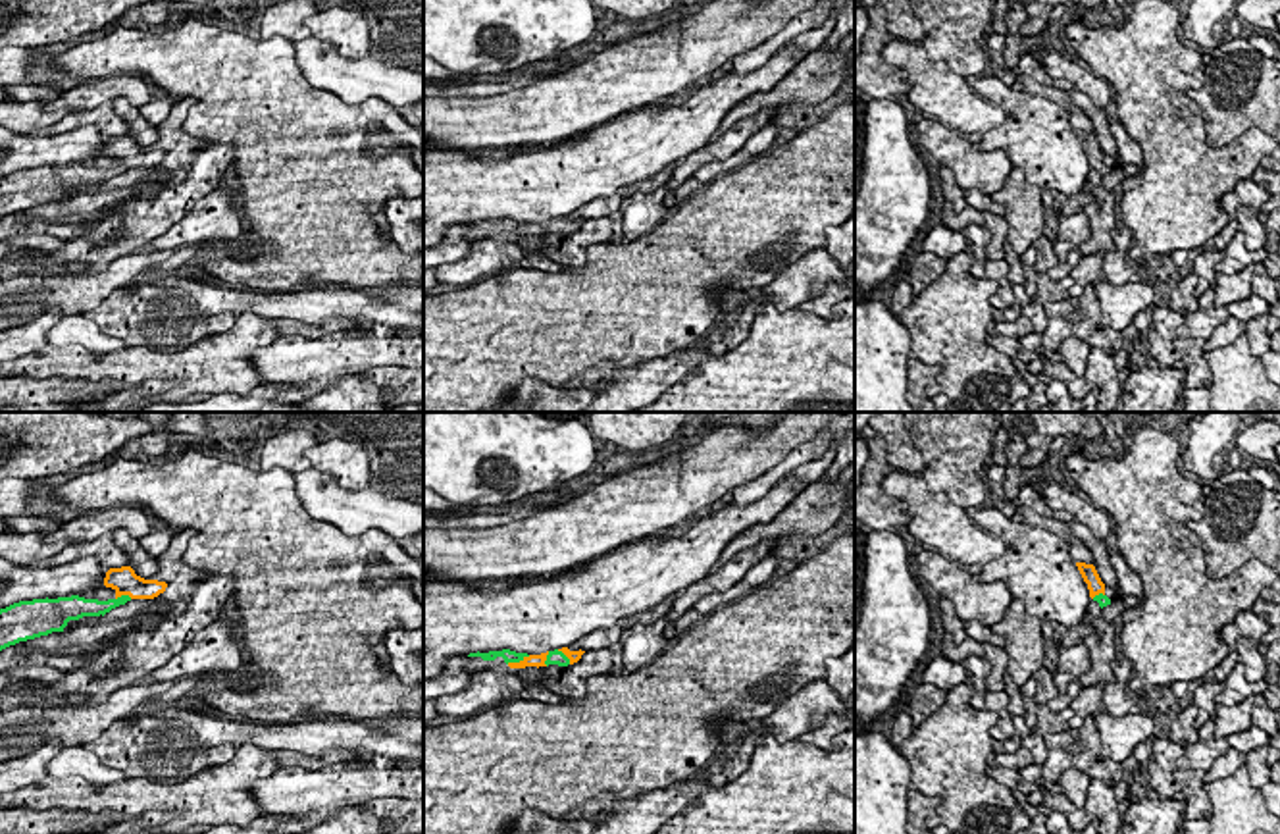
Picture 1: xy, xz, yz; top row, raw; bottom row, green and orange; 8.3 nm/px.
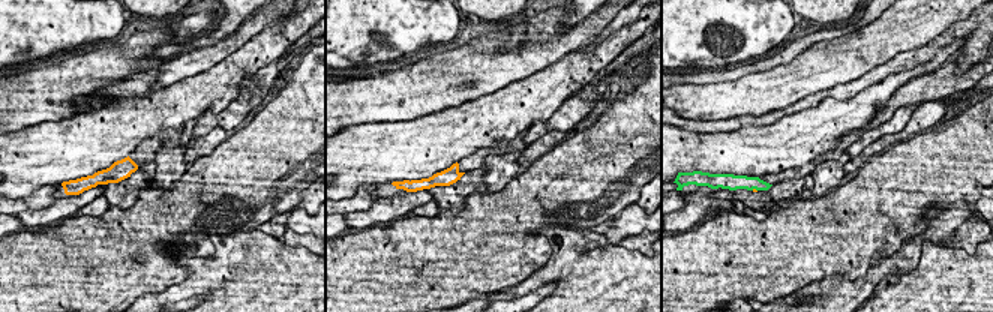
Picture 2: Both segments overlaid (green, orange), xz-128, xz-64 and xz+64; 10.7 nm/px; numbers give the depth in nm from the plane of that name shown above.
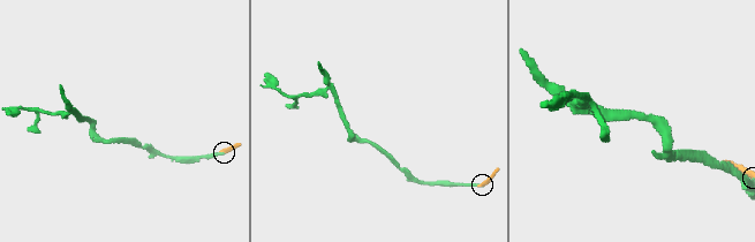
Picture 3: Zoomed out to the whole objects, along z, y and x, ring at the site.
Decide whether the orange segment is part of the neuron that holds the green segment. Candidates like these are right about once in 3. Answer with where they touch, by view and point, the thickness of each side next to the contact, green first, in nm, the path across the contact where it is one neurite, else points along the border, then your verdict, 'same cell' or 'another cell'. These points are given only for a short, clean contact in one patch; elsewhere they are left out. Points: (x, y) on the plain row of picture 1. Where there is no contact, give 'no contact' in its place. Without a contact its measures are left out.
xz (518, 230) | 100/100 nm | same cell

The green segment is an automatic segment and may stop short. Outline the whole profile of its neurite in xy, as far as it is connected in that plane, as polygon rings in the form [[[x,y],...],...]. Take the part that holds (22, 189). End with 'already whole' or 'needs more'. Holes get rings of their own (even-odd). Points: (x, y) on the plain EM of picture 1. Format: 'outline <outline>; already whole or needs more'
outline [[[131,135],[110,137],[104,154],[115,160],[114,168],[98,169],[79,164],[58,168],[19,169],[0,177],[0,220],[19,210],[64,200],[69,189],[83,185],[104,185],[112,177],[131,168],[154,168],[166,160],[167,152],[144,148]]]; needs more

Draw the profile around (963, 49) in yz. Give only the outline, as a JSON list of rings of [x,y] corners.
[[[909,0],[922,23],[922,46],[930,62],[943,62],[949,71],[970,77],[986,69],[987,39],[993,33],[997,0]]]

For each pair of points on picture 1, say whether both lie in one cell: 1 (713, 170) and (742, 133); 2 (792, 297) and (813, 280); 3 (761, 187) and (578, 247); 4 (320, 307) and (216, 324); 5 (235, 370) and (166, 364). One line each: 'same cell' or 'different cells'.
1: different cells
2: same cell
3: different cells
4: different cells
5: same cell

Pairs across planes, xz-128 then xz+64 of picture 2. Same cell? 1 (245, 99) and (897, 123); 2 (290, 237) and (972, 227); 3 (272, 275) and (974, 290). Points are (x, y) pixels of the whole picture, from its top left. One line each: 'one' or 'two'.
1: one
2: one
3: one

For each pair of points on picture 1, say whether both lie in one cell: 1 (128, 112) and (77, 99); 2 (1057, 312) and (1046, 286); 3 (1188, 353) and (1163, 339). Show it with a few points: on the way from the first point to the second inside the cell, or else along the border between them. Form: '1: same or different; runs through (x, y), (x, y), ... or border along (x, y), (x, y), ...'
1: different; border along (112, 99), (124, 97), (137, 108)
2: different; border along (1065, 295), (1044, 305), (1048, 328), (1042, 334)
3: different; border along (1177, 334), (1175, 347), (1182, 361)

